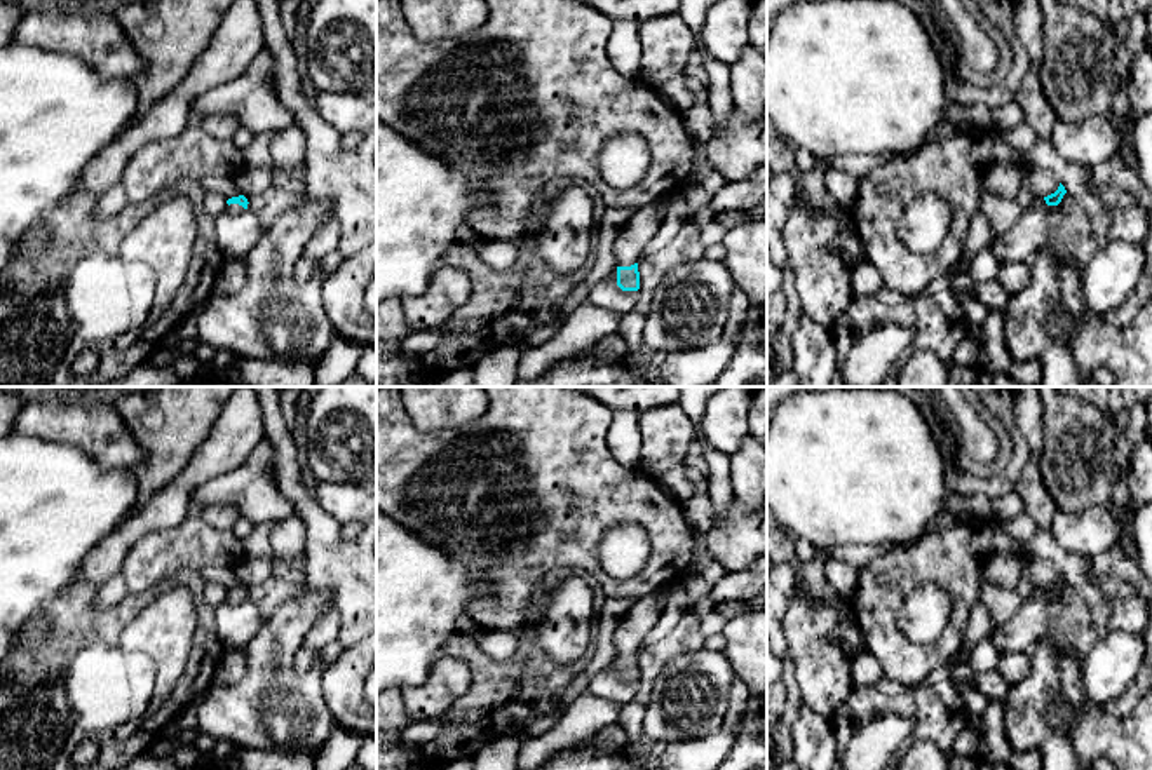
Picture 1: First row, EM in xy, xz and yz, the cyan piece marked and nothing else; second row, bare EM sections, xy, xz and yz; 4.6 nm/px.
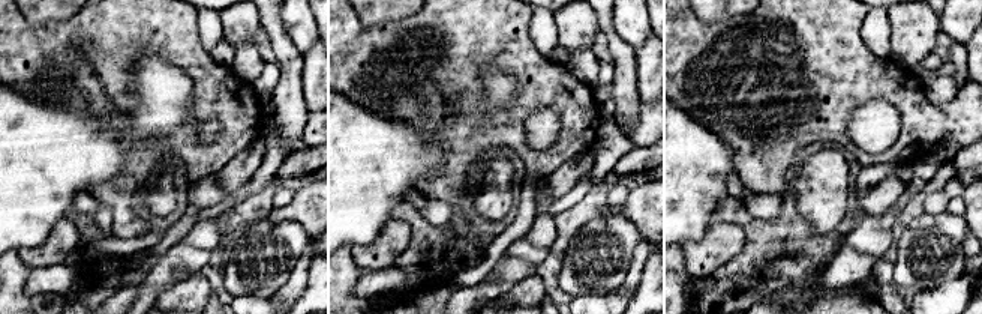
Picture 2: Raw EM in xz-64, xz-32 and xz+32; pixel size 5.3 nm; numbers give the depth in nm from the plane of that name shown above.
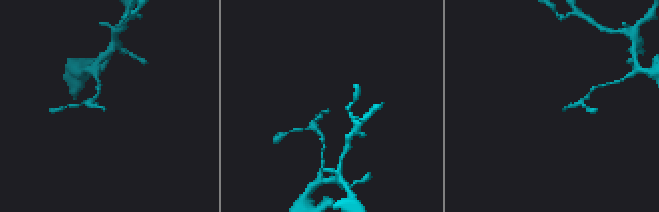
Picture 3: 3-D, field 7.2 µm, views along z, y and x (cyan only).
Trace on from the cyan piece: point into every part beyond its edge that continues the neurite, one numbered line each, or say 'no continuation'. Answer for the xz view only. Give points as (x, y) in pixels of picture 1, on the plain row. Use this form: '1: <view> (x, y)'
1: xz (643, 615)

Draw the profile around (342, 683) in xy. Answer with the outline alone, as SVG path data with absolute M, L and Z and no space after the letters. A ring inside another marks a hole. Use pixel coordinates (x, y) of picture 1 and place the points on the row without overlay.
M376 632L343 648L322 674L322 697L338 723L356 733L376 733L376 711L366 706L364 681L376 664Z

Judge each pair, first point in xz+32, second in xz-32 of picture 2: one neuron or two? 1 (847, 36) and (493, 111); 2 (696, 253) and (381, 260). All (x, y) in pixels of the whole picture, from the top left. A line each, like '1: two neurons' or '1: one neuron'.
1: two neurons
2: one neuron

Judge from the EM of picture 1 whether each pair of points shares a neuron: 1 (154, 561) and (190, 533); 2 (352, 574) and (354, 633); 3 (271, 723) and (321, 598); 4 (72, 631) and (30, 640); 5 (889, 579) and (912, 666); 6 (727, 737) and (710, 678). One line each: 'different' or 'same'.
1: same
2: same
3: same
4: different
5: same
6: different

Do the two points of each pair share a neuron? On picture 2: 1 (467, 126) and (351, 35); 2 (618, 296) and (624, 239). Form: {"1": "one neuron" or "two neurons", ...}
{"1": "one neuron", "2": "two neurons"}

